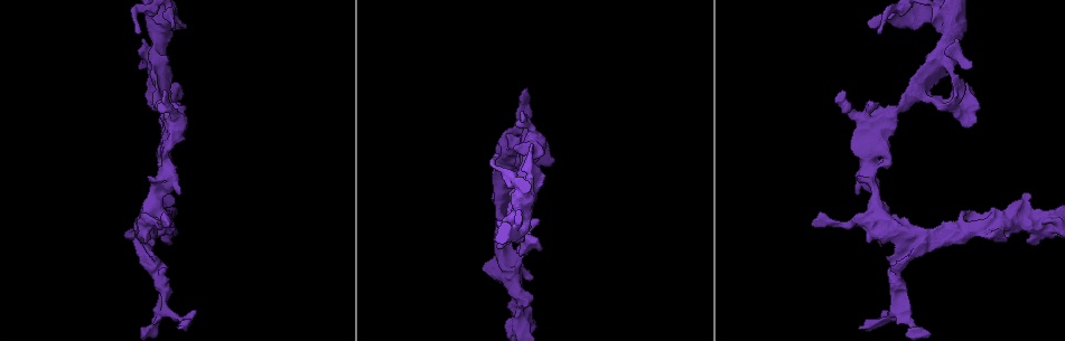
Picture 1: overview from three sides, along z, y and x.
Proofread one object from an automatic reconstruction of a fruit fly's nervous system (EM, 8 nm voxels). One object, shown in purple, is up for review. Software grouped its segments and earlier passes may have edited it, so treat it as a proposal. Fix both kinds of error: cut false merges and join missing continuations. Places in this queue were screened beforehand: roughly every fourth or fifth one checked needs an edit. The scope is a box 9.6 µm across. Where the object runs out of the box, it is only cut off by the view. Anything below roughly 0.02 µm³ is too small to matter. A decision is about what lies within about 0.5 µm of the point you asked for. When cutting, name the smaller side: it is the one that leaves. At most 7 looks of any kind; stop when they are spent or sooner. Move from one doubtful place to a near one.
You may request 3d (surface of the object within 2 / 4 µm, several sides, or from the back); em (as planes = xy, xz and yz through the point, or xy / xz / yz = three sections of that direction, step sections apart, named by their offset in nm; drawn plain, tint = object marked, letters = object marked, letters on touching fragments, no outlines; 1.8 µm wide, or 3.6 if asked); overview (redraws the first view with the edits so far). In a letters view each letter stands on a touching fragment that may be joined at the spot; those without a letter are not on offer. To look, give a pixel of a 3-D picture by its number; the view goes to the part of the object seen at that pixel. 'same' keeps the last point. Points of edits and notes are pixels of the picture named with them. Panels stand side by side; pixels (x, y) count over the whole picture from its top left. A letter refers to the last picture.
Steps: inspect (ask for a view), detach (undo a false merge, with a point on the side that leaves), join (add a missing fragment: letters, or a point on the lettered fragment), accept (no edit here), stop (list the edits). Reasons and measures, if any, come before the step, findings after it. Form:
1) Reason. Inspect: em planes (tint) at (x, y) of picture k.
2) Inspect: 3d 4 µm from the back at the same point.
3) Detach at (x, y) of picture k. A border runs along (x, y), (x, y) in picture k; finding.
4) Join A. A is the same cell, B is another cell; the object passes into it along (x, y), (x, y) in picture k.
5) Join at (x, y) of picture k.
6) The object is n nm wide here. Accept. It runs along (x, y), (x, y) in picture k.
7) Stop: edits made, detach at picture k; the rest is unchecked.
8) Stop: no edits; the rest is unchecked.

Three arms meet. Inspect: em 3.6 µm xz step 8 (tint) at (911, 242) of picture 1.

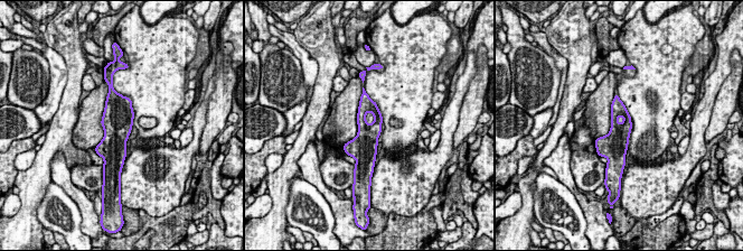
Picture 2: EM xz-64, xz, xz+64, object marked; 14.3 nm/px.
Cut it another way. Inspect: em 3.6 µm xy step 4 (letters) at the same point.

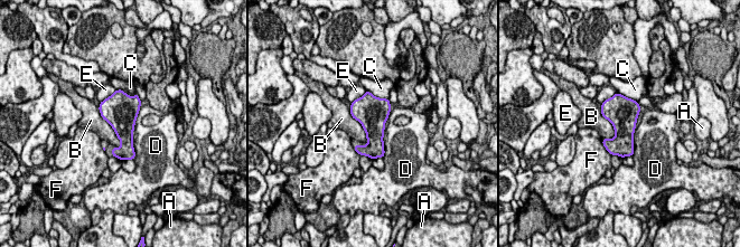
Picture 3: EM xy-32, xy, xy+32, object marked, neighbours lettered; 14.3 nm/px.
The object is 440 nm wide here. Accept. A, B, C, D, E and F are other cells; a border runs along (97, 107), (119, 140), (119, 148) in picture 3; continuous, no second neuron.

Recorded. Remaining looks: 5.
Branch point. Inspect: em xy step 4 (tint) at (521, 322) of picture 1.

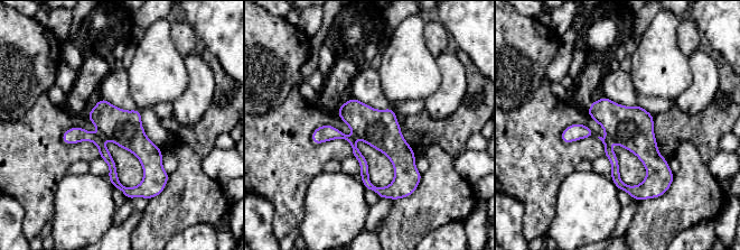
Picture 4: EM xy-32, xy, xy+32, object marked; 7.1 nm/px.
Another direction. Inspect: em planes (letters) at the same point.

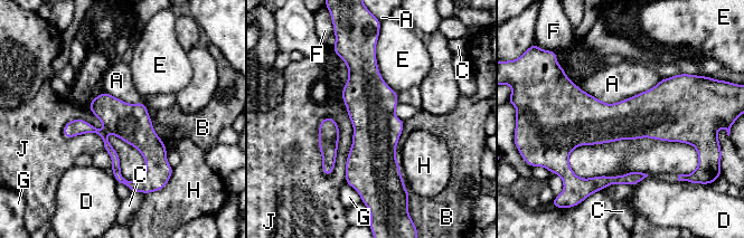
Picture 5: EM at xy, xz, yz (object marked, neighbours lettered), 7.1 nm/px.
The longest contact is with A, 650 nm. Accept. A, B, C, D, E, F, G, H and J are other cells; it runs along (366, 53), (377, 187) in picture 5; continuous, no second neuron.

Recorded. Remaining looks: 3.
Two arms at a narrow angle. Inspect: 3d 4 µm at (944, 19) of picture 1.

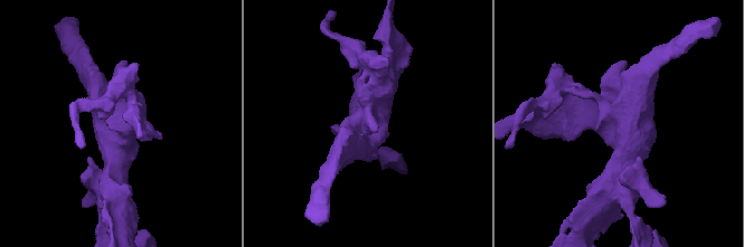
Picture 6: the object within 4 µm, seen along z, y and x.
Inspect: em 3.6 µm planes (letters) at (614, 124) of picture 6.

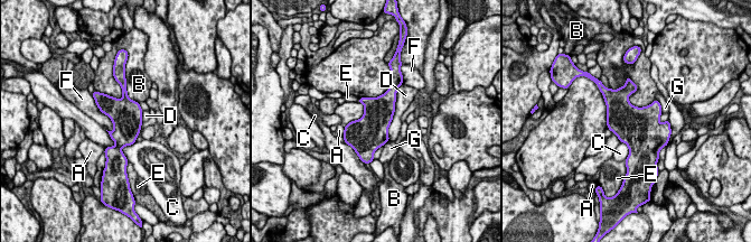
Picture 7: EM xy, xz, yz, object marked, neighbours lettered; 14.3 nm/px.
Accept. A, B, C, D, E, F and G are other cells; a border runs along (93, 96), (110, 119), (112, 131) in picture 7; one neuron here.

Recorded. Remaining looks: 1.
Stop: no edits; the rest is unchecked.

